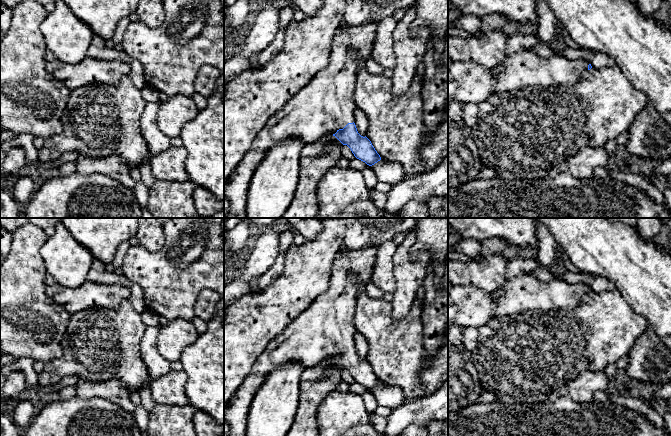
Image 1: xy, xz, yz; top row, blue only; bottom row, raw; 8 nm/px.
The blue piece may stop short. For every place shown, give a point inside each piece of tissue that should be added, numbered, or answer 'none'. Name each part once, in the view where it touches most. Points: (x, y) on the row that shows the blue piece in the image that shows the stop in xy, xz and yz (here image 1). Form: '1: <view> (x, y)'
1: xz (326, 104)

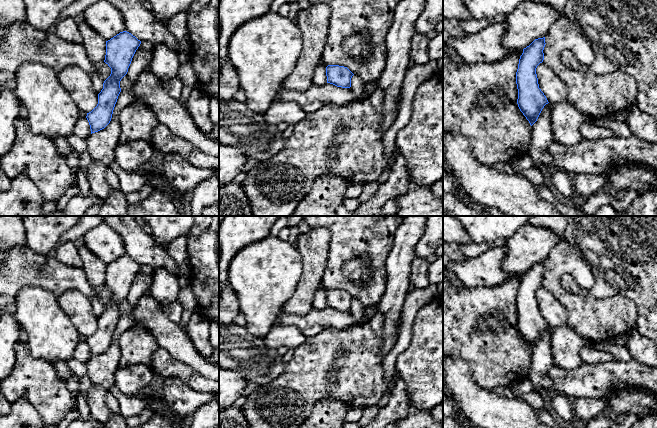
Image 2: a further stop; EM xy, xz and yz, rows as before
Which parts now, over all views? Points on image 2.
none

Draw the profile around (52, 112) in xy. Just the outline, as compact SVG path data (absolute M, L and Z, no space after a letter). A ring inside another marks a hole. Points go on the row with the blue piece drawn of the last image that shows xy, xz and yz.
M24 63L17 70L14 91L27 108L27 121L32 132L46 136L53 141L58 136L67 138L74 133L75 124L80 118L80 110L59 82L58 73L51 68L39 63Z

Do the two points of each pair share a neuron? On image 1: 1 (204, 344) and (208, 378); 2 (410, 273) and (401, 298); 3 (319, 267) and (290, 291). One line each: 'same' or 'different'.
1: same
2: same
3: same

